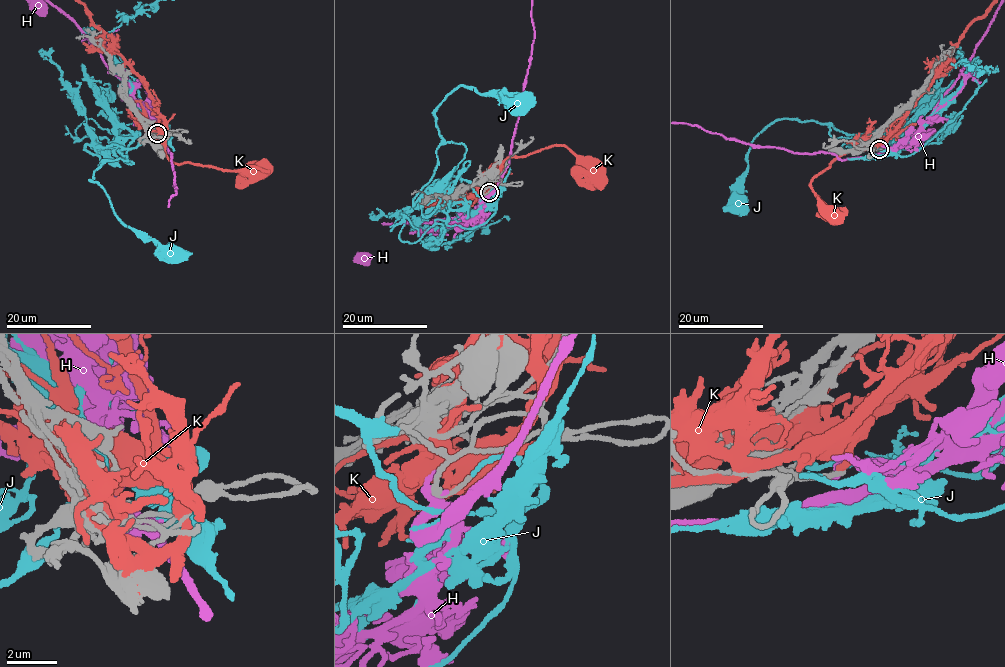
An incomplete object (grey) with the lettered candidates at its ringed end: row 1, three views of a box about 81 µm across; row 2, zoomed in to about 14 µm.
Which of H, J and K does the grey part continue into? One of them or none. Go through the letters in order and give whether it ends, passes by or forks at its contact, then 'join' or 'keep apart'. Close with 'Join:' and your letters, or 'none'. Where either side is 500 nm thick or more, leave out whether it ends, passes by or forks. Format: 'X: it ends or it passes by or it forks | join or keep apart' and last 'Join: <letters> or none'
H: it ends | keep apart
J: it passes by | join
K: it ends | keep apart
Join: J

